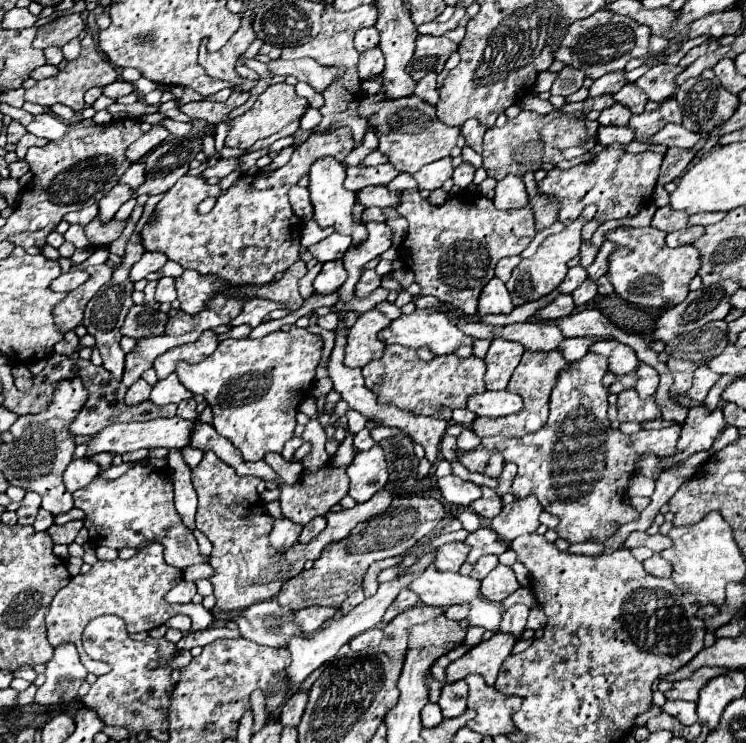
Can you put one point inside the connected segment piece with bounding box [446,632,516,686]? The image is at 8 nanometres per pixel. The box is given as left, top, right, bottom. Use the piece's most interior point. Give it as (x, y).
(485, 659)

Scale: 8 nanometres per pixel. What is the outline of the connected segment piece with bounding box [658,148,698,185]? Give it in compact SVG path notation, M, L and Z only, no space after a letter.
M669 148L664 154L658 184L665 185L676 178L680 178L696 154L698 152L694 152L694 150Z

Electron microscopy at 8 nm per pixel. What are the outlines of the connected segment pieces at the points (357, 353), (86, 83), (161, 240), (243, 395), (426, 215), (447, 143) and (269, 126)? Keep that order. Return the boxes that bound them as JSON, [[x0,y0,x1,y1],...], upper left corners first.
[[344,308,390,368],[24,32,118,112],[144,128,354,284],[176,326,324,460],[398,190,536,316],[358,94,460,174],[226,82,308,150]]

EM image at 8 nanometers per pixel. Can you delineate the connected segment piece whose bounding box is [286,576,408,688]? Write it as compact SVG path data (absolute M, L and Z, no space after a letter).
M396 578L392 582L386 582L386 584L380 584L378 592L370 598L366 598L360 606L356 606L350 614L342 616L342 618L336 618L330 622L330 626L322 628L320 632L314 632L314 634L308 634L304 640L296 638L296 640L290 640L288 642L288 650L292 652L292 664L286 668L286 676L288 676L288 684L290 688L298 688L318 666L322 666L324 662L328 662L338 650L342 644L348 644L354 636L370 630L370 628L376 628L384 616L384 612L388 610L388 606L396 600L396 596L400 594L400 590L408 586L408 578Z

